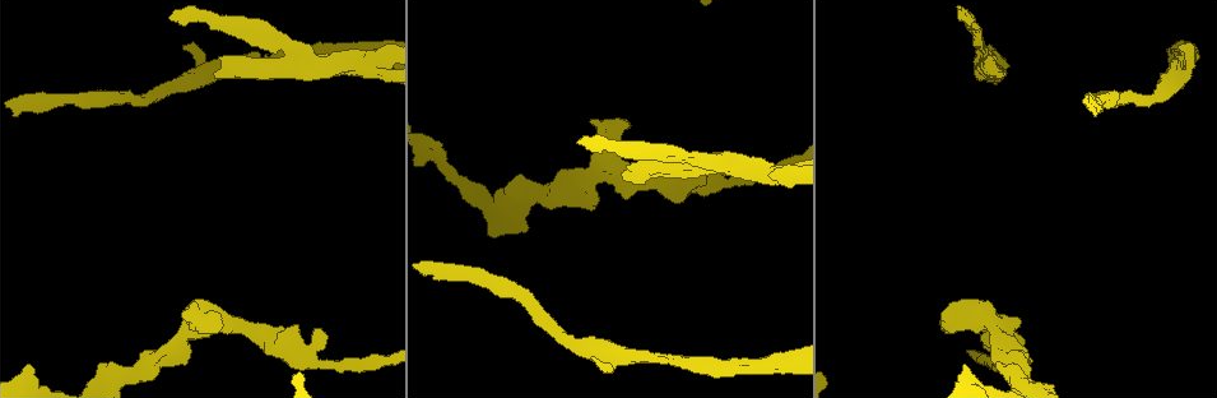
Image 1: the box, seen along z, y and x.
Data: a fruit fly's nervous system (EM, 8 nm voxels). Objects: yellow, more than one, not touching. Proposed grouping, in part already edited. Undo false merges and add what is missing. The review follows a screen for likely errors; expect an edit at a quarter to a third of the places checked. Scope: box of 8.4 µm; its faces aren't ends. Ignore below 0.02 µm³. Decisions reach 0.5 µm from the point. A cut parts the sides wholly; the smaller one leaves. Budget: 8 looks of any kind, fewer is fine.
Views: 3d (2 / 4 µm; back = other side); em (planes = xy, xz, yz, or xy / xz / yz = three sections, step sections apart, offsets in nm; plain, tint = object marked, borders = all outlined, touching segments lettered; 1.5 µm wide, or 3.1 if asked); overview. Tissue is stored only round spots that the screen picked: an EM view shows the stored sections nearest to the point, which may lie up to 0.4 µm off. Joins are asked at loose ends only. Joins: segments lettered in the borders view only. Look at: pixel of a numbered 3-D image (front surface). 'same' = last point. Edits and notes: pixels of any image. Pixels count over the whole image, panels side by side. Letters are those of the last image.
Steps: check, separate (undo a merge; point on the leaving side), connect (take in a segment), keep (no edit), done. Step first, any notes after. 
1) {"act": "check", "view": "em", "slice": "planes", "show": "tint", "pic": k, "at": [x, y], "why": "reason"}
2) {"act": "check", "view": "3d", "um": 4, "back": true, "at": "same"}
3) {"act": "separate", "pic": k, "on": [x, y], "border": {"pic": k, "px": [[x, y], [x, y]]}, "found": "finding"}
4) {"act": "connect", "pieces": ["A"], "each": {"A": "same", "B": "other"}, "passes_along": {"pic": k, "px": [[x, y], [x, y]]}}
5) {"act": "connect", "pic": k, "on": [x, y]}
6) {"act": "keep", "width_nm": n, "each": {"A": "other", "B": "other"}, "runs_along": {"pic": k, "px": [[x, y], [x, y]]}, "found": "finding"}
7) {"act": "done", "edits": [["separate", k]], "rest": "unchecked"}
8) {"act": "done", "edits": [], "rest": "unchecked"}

{"act": "check", "view": "em", "slice": "planes", "show": "borders", "pic": 1, "at": [710, 181], "why": "thick turns thin"}

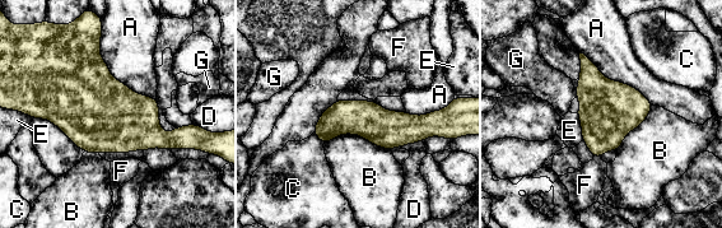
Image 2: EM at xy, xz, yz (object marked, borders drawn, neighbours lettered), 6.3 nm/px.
{"act": "keep", "each": {"A": "other", "B": "other", "C": "other", "D": "other", "E": "other", "F": "other", "G": "other"}, "found": "all the same neuron"}

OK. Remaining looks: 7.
{"act": "check", "view": "em", "slice": "planes", "show": "borders", "pic": 1, "at": [784, 175]}

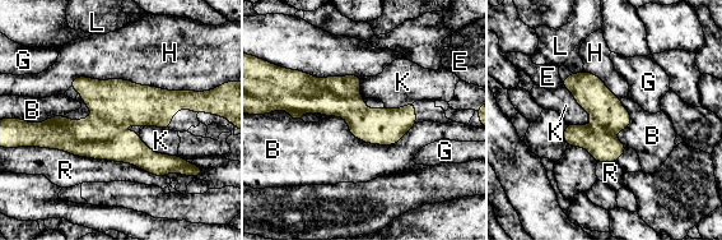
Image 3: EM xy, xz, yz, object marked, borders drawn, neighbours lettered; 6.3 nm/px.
{"act": "separate", "pic": 3, "on": [348, 87], "each": {"B": "other", "E": "other", "G": "other", "H": "other", "K": "other", "L": "other", "R": "other"}, "border": {"pic": 3, "px": [[302, 88], [359, 97]]}, "found": "two neurons meet here"}

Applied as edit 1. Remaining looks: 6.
{"act": "done", "edits": [["separate", 3]], "rest": "unchecked"}

